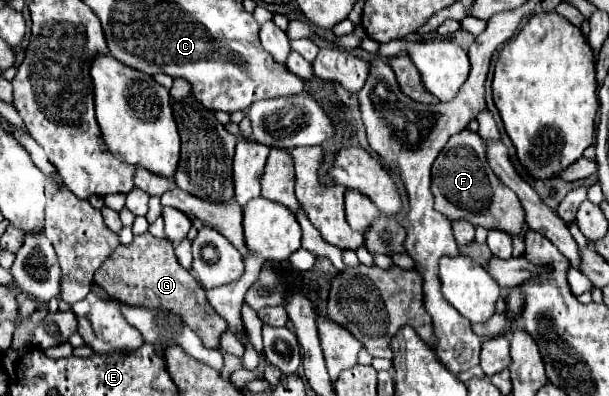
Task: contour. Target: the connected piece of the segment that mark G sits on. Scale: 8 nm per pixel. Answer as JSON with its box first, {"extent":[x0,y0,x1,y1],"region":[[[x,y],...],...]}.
{"extent":[95,233,227,349],"region":[[[145,233],[135,237],[131,245],[119,245],[111,259],[105,259],[105,263],[95,271],[95,283],[103,287],[111,299],[117,299],[125,305],[165,309],[179,315],[181,321],[199,335],[207,349],[219,349],[219,339],[227,331],[227,321],[219,317],[207,303],[201,283],[177,263],[173,245],[169,241]]]}

